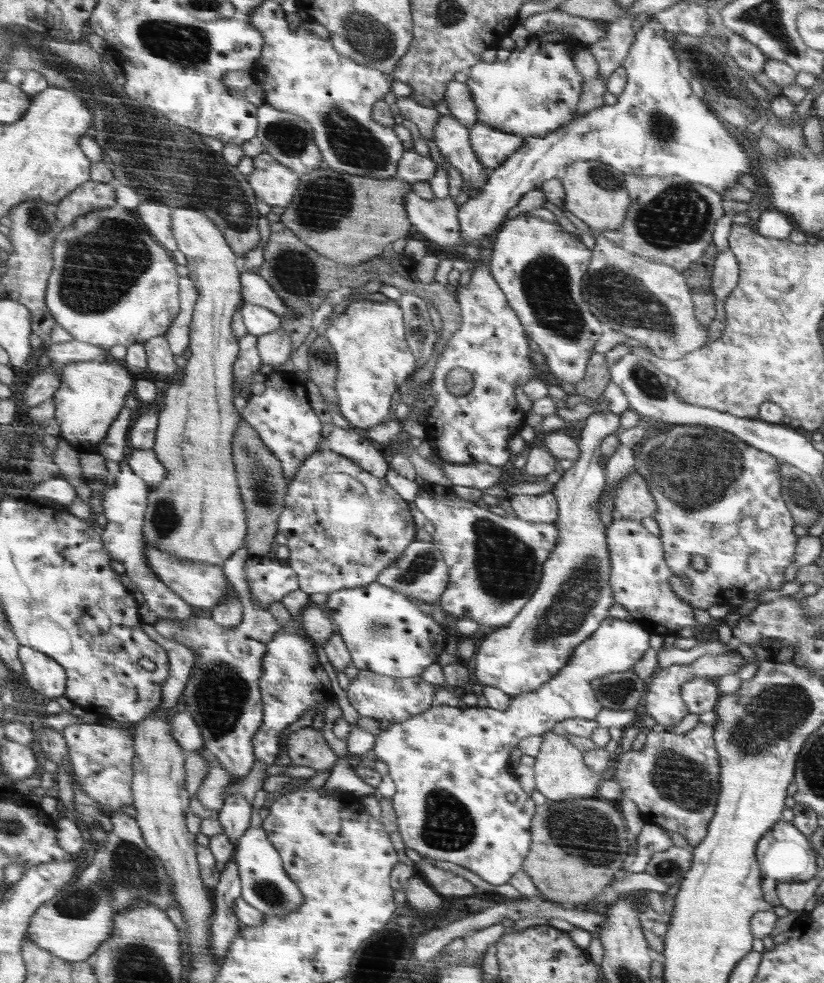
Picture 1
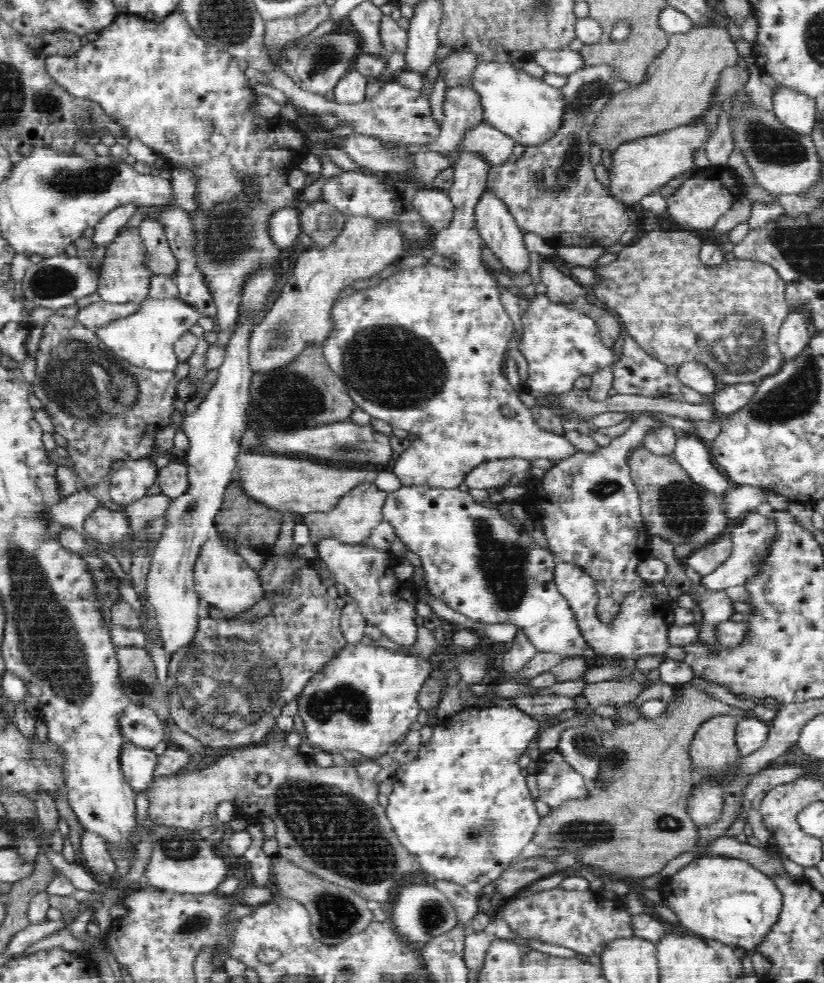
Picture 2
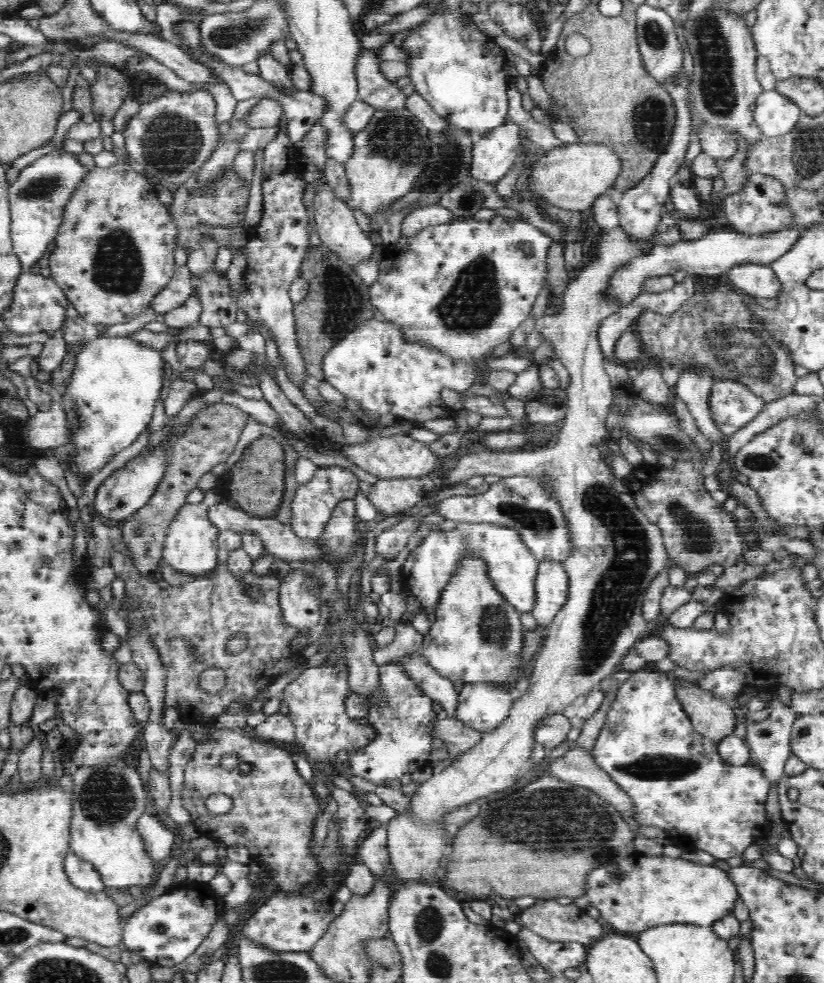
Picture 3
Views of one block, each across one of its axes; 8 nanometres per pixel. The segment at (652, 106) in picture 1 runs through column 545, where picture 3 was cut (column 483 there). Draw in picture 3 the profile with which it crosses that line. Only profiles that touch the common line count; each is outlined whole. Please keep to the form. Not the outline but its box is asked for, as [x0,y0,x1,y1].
[469,122,521,184]

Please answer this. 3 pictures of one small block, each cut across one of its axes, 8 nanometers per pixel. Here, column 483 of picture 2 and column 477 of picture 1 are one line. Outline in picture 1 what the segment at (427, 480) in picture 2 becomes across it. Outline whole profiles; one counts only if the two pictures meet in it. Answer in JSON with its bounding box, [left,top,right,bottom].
[423,113,540,467]

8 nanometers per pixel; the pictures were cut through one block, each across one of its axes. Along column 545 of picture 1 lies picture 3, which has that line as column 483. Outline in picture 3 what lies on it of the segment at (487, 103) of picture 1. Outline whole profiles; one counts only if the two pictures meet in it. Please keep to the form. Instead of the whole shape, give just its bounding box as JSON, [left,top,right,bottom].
[400,6,509,136]

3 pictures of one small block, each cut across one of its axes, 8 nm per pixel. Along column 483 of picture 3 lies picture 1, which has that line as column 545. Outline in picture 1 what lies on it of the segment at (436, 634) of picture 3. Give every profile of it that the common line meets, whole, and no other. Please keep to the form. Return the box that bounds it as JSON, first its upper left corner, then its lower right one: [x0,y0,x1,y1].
[473,412,622,698]

